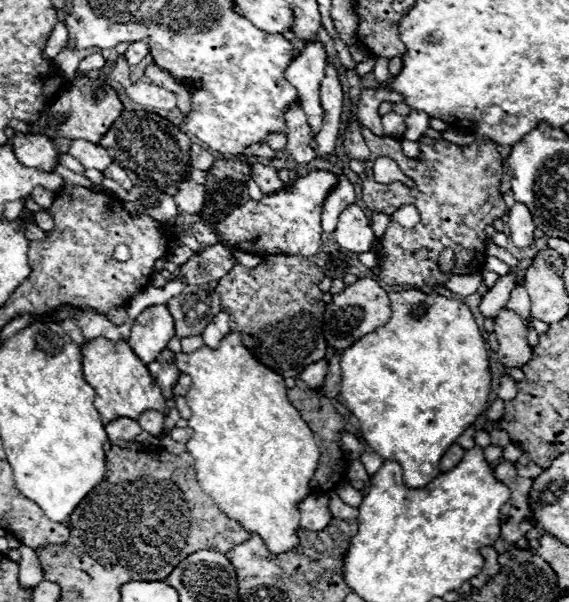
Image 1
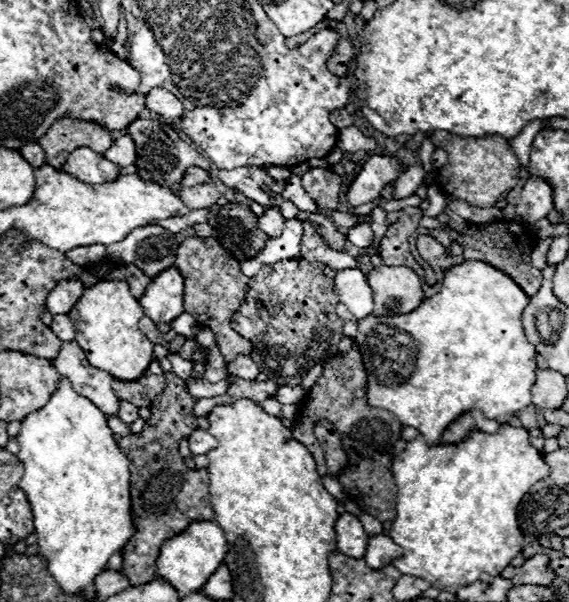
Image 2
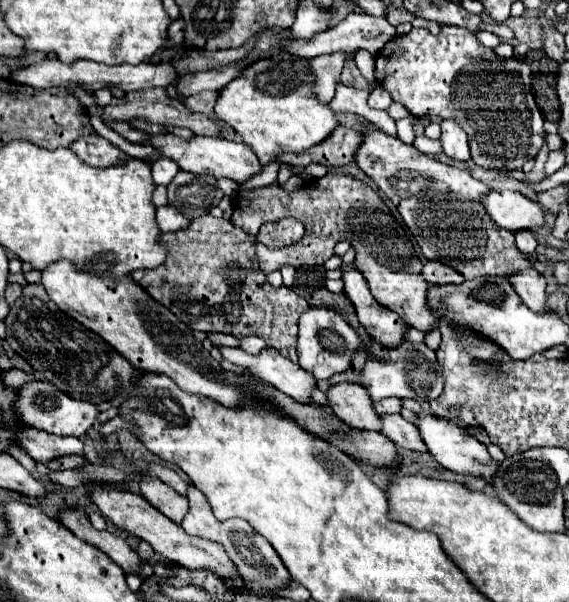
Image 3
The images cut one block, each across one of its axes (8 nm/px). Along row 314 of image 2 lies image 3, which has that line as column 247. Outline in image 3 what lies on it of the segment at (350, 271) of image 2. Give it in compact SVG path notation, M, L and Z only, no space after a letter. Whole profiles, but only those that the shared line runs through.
M216 346L216 348L226 360L248 368L250 374L256 376L258 380L272 384L274 388L292 396L294 400L312 402L312 390L316 388L316 378L310 372L304 372L300 364L290 362L276 350L266 348L260 356L250 356L240 348L228 348L228 346Z

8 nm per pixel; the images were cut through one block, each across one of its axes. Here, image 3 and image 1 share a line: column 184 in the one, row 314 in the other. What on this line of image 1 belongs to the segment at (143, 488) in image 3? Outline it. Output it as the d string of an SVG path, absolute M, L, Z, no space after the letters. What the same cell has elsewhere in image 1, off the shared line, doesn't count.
M506 308L496 314L494 334L498 338L498 360L508 368L522 368L532 360L532 346L526 338L524 322Z

